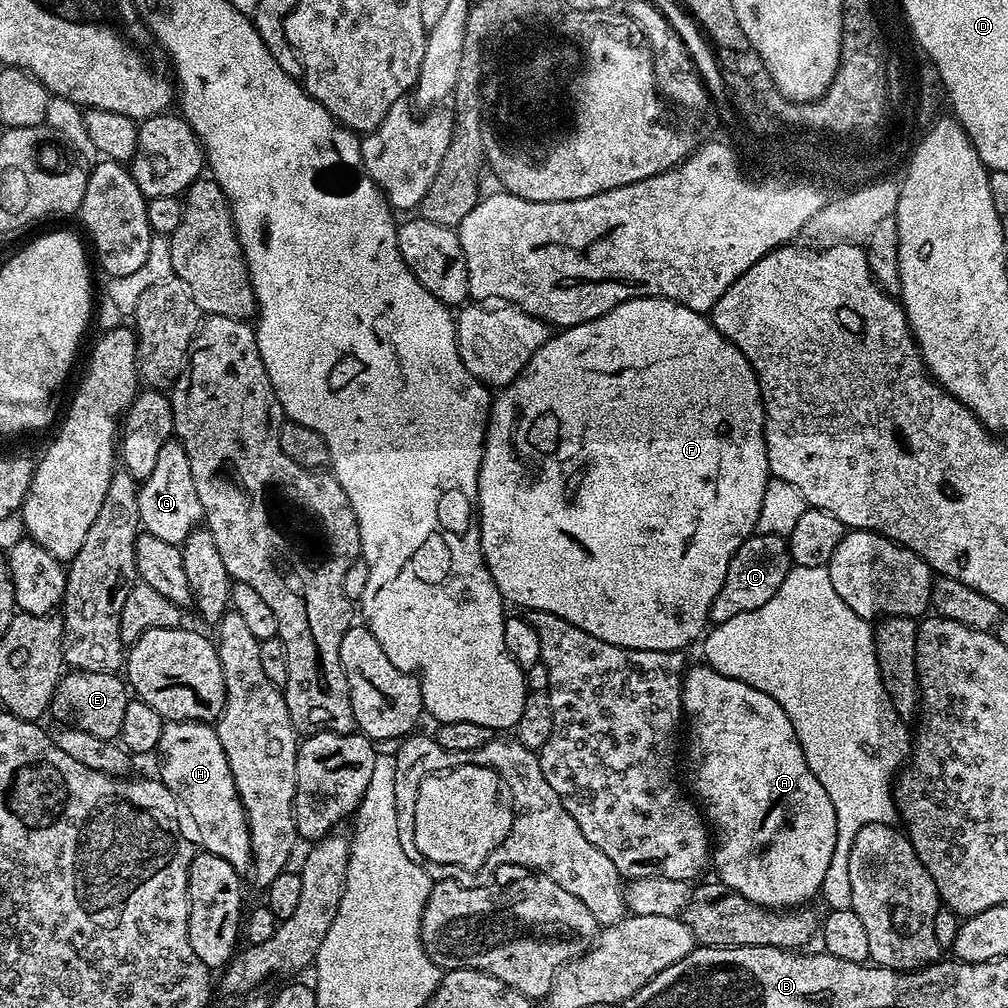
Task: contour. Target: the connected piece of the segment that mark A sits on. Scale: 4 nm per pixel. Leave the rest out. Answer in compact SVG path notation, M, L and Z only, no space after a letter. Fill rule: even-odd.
M699 662L687 669L684 673L684 703L683 719L686 721L686 744L688 740L688 776L692 779L692 788L696 791L695 799L699 807L706 810L706 820L714 829L714 851L710 860L716 864L716 872L719 883L732 888L742 898L750 898L750 902L761 904L769 910L795 910L809 903L811 896L815 897L822 886L822 878L826 878L826 870L830 867L830 858L834 854L836 845L836 819L834 818L834 806L822 790L822 782L810 774L806 766L806 754L802 754L802 746L794 734L794 726L790 726L790 718L786 718L786 710L778 706L770 694L762 690L754 690L754 686L746 686L746 682L738 682L734 678L726 678L726 674L718 674L706 662Z

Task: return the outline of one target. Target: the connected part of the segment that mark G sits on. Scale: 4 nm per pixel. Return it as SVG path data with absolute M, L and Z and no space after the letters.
M175 438L162 446L154 471L139 485L136 497L141 529L154 534L154 538L162 538L162 542L183 545L185 538L196 531L204 519L198 490L194 490L194 474L190 474L190 458L186 458L186 450Z

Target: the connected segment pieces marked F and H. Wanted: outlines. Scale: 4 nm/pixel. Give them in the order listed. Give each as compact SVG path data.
M639 296L639 297L638 297L638 298L634 298L634 299L633 299L633 300L627 300L627 301L626 301L626 302L622 302L622 303L621 303L621 304L619 304L619 305L618 305L618 306L614 306L614 310L610 310L610 311L609 311L609 312L607 312L607 313L606 313L606 314L602 314L602 315L601 315L601 316L599 316L599 317L598 317L598 318L594 318L594 319L593 319L593 320L591 320L591 321L590 321L590 322L582 322L582 323L581 323L581 324L579 324L579 325L578 325L578 326L570 326L570 327L569 327L569 328L562 328L562 329L559 329L559 331L557 331L557 332L556 332L556 333L555 333L555 334L552 334L552 335L549 335L549 337L548 337L548 340L547 340L547 341L546 341L546 342L545 342L545 344L543 344L543 345L542 345L542 346L541 346L541 348L539 348L539 350L538 350L538 351L537 351L537 352L536 352L536 353L535 353L535 354L534 354L534 358L530 358L530 362L529 362L529 363L528 363L528 365L527 365L527 366L525 366L525 367L524 367L524 369L522 369L522 371L521 371L521 372L520 372L520 373L519 373L519 374L518 374L518 378L514 378L514 382L513 382L513 383L512 383L512 384L508 384L508 385L506 385L506 387L505 387L505 388L502 388L502 389L499 389L499 391L497 391L497 392L496 392L496 393L495 393L495 396L494 396L494 399L493 399L493 402L492 402L492 414L491 414L491 416L489 416L489 418L488 418L488 432L487 432L487 434L485 434L485 435L484 435L484 453L483 453L483 454L482 454L482 466L481 466L481 467L480 467L480 469L479 469L479 470L478 470L478 502L477 502L477 503L476 503L476 510L477 510L477 512L479 512L479 513L480 513L480 545L481 545L481 546L482 546L482 554L483 554L483 555L484 555L484 564L485 564L485 566L487 566L487 567L488 567L488 569L489 569L489 570L490 570L490 574L491 574L491 575L492 575L492 577L493 577L493 578L494 578L494 586L498 586L498 590L499 590L499 591L500 591L500 595L501 595L501 596L503 596L503 597L504 597L504 599L505 599L505 601L507 601L507 603L508 603L508 604L509 604L509 605L512 605L512 604L517 604L517 606L518 606L518 607L520 607L520 608L524 608L524 609L520 609L520 610L531 610L531 611L533 611L533 612L537 612L537 611L538 611L538 610L546 610L546 611L547 611L547 612L549 612L549 613L550 613L550 614L558 614L558 618L566 618L566 622L570 622L570 623L571 623L571 624L573 624L573 625L574 625L574 626L578 626L578 630L586 630L586 634L594 634L594 638L602 638L602 642L610 642L610 643L611 643L611 644L613 644L613 645L614 645L614 646L622 646L622 647L623 647L623 648L629 648L629 649L630 649L630 650L658 650L658 651L659 651L659 652L678 652L678 651L681 651L681 650L684 650L684 649L687 649L687 647L686 647L686 646L687 646L687 644L692 644L692 643L694 643L694 642L695 642L695 640L696 640L696 639L697 639L697 640L696 640L696 643L697 643L697 641L699 641L699 640L700 640L700 639L701 639L701 637L703 637L703 636L704 636L704 635L705 635L705 632L706 632L706 629L707 629L707 628L708 628L708 627L709 627L709 624L710 624L710 617L711 617L711 615L712 615L712 603L713 603L713 602L714 602L714 598L718 598L718 590L722 590L722 582L726 582L726 570L727 570L727 569L728 569L728 567L729 567L729 566L730 566L730 558L734 558L734 554L735 554L735 553L736 553L736 551L737 551L737 550L738 550L738 546L742 546L742 542L746 542L746 538L747 538L747 537L748 537L748 536L751 536L751 535L753 535L753 533L755 533L755 532L756 532L756 523L757 523L757 522L758 522L758 510L762 510L762 498L763 498L763 496L764 496L764 495L765 495L765 494L766 494L766 486L767 486L767 485L768 485L768 481L769 481L769 479L770 479L770 473L769 473L769 471L768 471L768 455L767 455L767 454L766 454L766 442L765 442L765 441L764 441L764 403L763 403L763 402L762 402L762 394L761 394L761 393L760 393L760 387L759 387L759 386L758 386L758 378L757 378L757 377L756 377L756 372L755 372L755 371L754 371L754 370L753 370L753 368L752 368L752 367L751 367L751 366L750 366L750 362L746 362L746 358L745 358L745 357L744 357L744 355L743 355L743 354L742 354L742 350L738 350L738 349L737 349L737 348L736 348L736 347L734 347L734 345L732 345L732 344L731 344L731 342L730 342L730 341L729 341L729 340L727 340L727 339L726 339L726 338L725 338L725 336L724 336L724 335L722 335L722 333L721 333L721 332L719 332L719 330L717 330L717 328L715 328L715 327L714 327L714 326L713 326L713 325L712 325L712 321L711 321L711 319L709 319L709 317L708 317L708 316L707 316L707 315L704 315L704 314L701 314L701 313L698 313L698 312L695 312L695 311L694 311L694 310L690 310L690 309L689 309L689 308L687 308L687 307L686 307L686 306L682 306L682 305L681 305L681 304L679 304L679 303L678 303L678 302L674 302L674 301L673 301L673 300L667 300L667 299L666 299L666 298L662 298L662 297L661 297L661 296Z
M195 720L165 723L159 756L159 779L176 795L187 819L188 816L192 819L200 835L199 847L210 854L218 854L218 858L226 858L236 872L247 873L252 866L248 823L234 786L234 774L230 774L230 762L226 762L226 750L222 750L216 731L210 730L208 724L198 724Z

